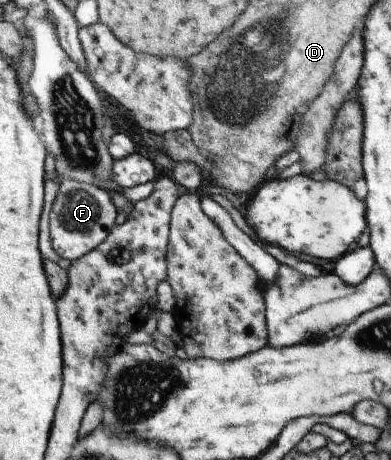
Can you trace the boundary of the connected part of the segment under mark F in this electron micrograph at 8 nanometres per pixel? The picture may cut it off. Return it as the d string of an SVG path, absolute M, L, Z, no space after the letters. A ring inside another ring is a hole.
M61 179L50 210L50 242L64 264L76 260L101 244L114 226L114 204L104 190L92 184Z

